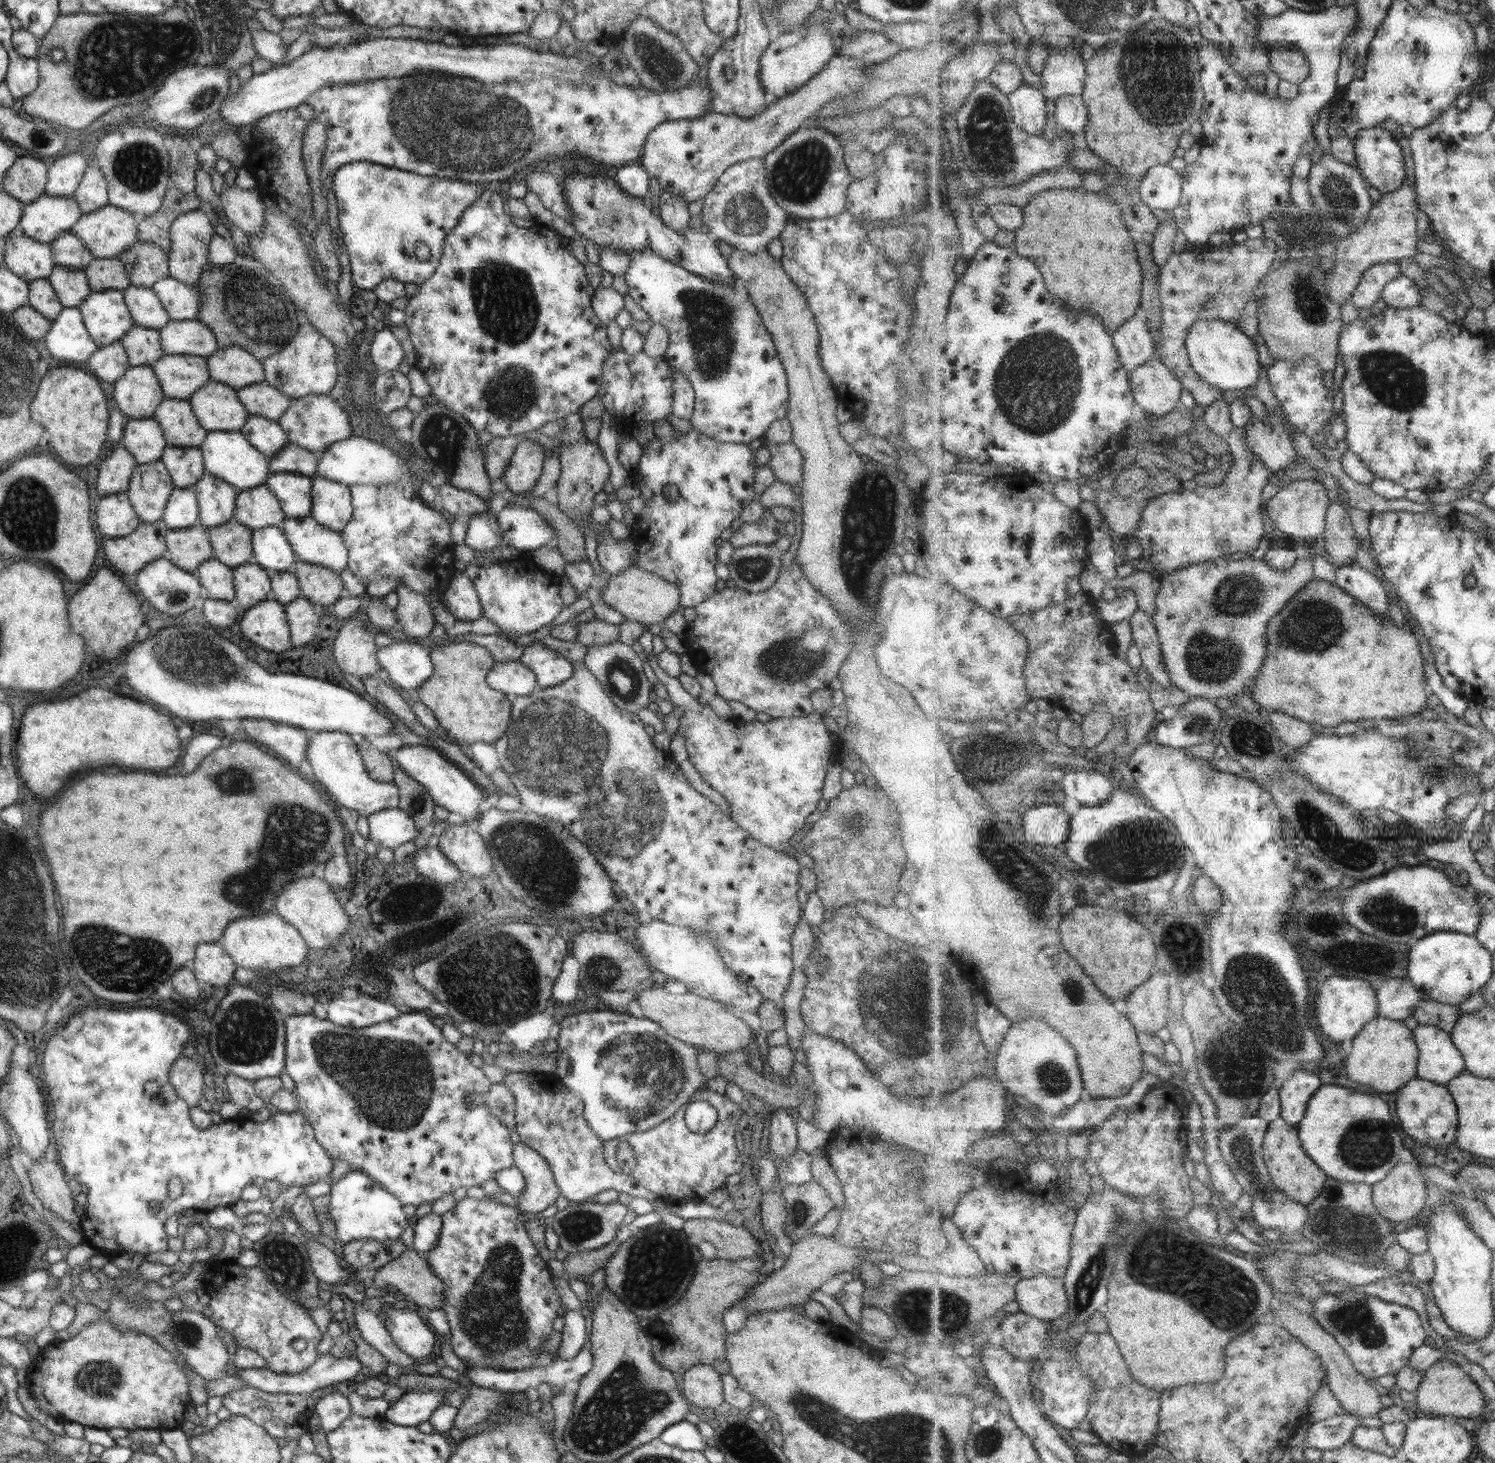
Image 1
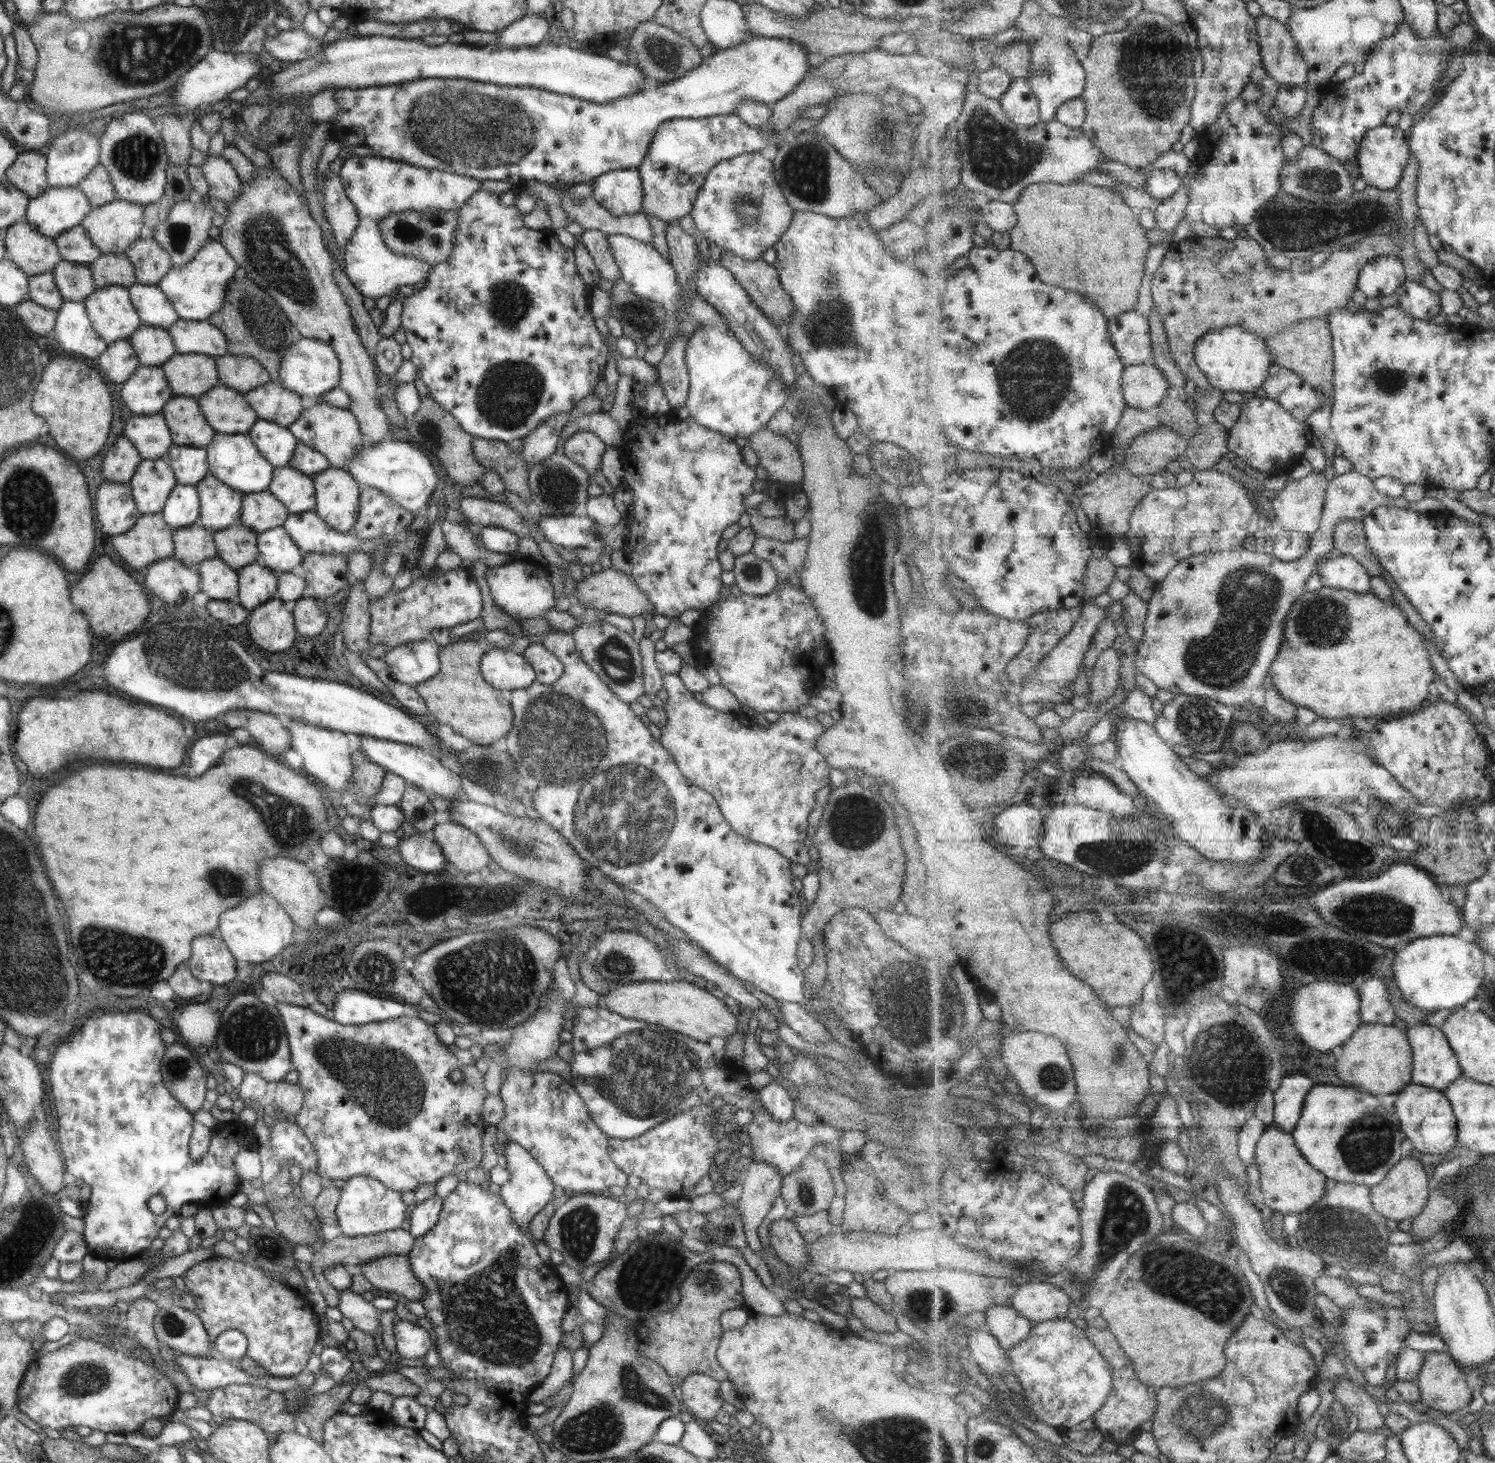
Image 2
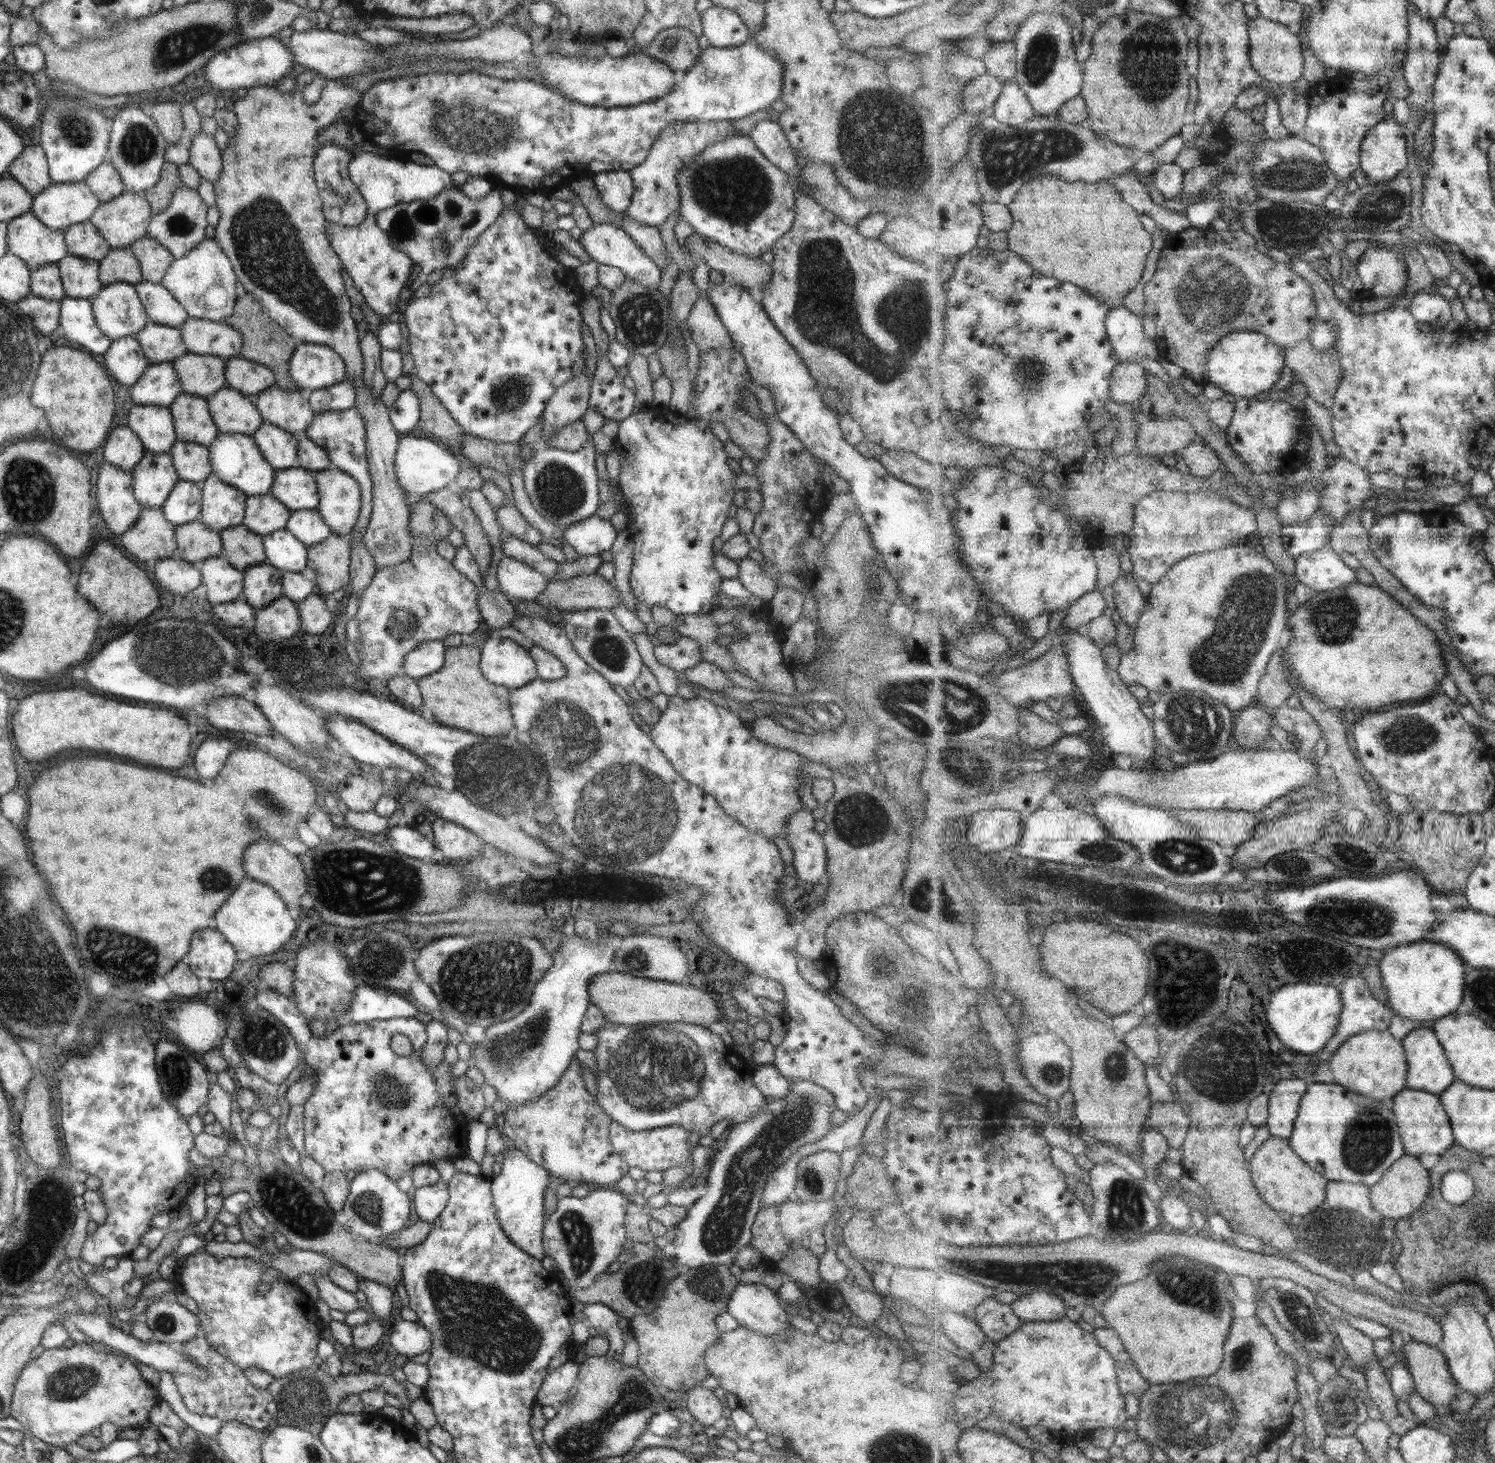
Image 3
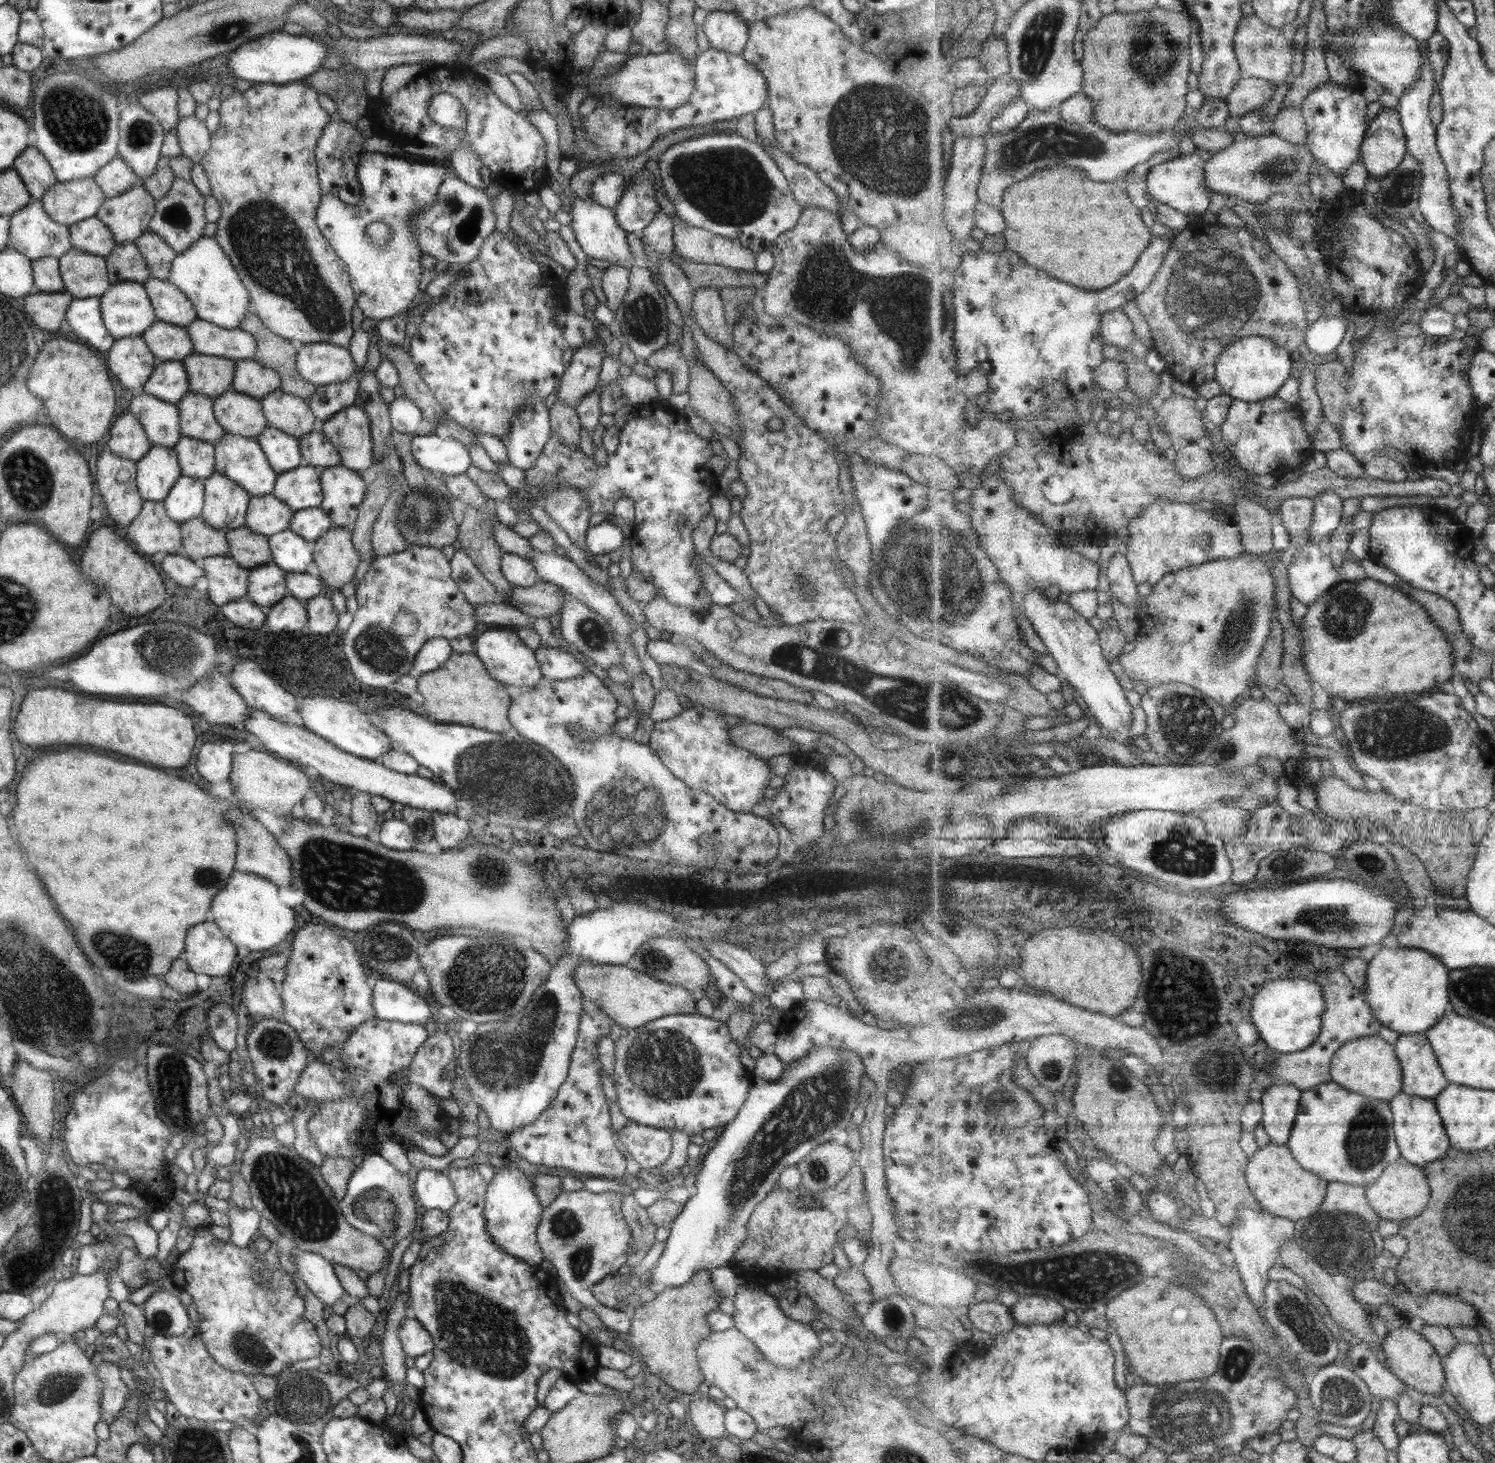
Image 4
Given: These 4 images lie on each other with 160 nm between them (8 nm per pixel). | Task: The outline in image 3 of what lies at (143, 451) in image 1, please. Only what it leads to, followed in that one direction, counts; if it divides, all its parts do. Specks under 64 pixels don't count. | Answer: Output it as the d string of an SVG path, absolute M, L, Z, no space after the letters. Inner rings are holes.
M133 404L126 424L139 438L145 451L169 453L176 432L168 408Z

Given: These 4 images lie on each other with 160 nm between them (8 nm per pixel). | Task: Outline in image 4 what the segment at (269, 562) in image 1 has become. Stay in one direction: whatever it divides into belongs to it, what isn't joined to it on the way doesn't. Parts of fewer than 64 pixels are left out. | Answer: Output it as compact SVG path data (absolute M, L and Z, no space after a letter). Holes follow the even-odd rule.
M288 529L267 537L269 550L274 563L280 570L285 573L305 573L307 565L312 562L311 547L299 535Z

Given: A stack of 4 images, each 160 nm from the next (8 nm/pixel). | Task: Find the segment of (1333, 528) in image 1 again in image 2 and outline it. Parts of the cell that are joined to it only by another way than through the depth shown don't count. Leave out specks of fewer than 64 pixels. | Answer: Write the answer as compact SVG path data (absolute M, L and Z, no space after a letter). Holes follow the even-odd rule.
M1344 518L1337 523L1334 533L1335 554L1351 556L1365 567L1371 576L1380 577L1387 572L1368 548L1364 521Z

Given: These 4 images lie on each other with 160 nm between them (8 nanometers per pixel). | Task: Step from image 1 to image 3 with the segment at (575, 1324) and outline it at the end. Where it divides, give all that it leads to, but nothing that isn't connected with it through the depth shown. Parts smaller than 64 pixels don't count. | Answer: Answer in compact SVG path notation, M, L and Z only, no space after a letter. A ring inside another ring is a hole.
M567 1360L551 1371L547 1371L536 1394L536 1402L542 1406L558 1406L566 1400L569 1389L575 1386L579 1364Z

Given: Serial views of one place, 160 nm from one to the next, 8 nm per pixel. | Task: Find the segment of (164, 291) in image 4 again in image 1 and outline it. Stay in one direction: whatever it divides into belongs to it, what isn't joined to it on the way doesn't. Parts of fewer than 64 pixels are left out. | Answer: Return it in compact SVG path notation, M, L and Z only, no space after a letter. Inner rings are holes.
M130 284L122 290L122 297L135 325L160 329L170 321L167 311L161 306L161 301L151 287Z

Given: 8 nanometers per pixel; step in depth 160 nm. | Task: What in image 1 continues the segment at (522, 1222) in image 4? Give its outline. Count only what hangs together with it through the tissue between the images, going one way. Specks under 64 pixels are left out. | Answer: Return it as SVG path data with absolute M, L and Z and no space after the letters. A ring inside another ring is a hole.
M519 1142L512 1148L512 1166L521 1172L524 1180L522 1192L515 1197L518 1211L537 1214L555 1202L559 1191L545 1159Z

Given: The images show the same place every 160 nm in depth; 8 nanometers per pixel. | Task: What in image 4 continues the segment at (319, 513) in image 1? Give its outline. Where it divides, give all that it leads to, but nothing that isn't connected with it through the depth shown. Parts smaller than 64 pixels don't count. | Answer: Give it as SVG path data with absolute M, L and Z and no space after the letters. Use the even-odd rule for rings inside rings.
M340 464L319 470L322 501L319 506L334 527L350 528L357 516L365 485L360 475Z

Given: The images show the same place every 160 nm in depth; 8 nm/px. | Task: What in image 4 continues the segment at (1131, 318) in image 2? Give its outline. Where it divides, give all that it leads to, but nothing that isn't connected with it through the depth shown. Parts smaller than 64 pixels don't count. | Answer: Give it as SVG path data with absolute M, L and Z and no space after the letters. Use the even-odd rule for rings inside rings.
M1122 309L1112 310L1101 315L1101 332L1108 344L1129 349L1136 341L1133 322Z

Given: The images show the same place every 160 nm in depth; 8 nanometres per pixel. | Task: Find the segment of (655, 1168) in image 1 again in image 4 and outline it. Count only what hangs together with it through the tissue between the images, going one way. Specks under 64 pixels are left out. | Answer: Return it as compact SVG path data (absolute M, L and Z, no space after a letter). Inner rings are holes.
M627 1122L615 1132L632 1160L643 1170L653 1170L668 1159L671 1151L669 1131Z

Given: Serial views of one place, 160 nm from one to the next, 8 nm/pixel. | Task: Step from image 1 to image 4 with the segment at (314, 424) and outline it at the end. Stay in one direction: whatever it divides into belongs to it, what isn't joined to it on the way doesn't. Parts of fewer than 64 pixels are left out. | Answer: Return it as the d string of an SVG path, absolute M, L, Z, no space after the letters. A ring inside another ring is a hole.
M349 405L326 420L321 434L337 449L341 466L360 474L372 465L370 418L357 405Z

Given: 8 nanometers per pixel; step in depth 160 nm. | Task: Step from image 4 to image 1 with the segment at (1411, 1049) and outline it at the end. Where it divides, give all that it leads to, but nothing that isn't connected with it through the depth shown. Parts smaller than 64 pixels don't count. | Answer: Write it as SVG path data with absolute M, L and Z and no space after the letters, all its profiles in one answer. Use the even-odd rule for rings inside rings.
M1420 1025L1414 1030L1417 1047L1420 1048L1420 1062L1417 1077L1447 1085L1466 1071L1465 1058L1456 1044L1453 1043L1452 1034L1432 1025Z

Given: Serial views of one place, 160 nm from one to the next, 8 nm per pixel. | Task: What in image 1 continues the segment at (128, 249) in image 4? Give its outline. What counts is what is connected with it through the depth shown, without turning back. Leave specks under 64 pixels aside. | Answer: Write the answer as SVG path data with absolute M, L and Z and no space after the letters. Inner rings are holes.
M94 258L83 271L91 293L107 289L122 291L131 284L118 258Z

